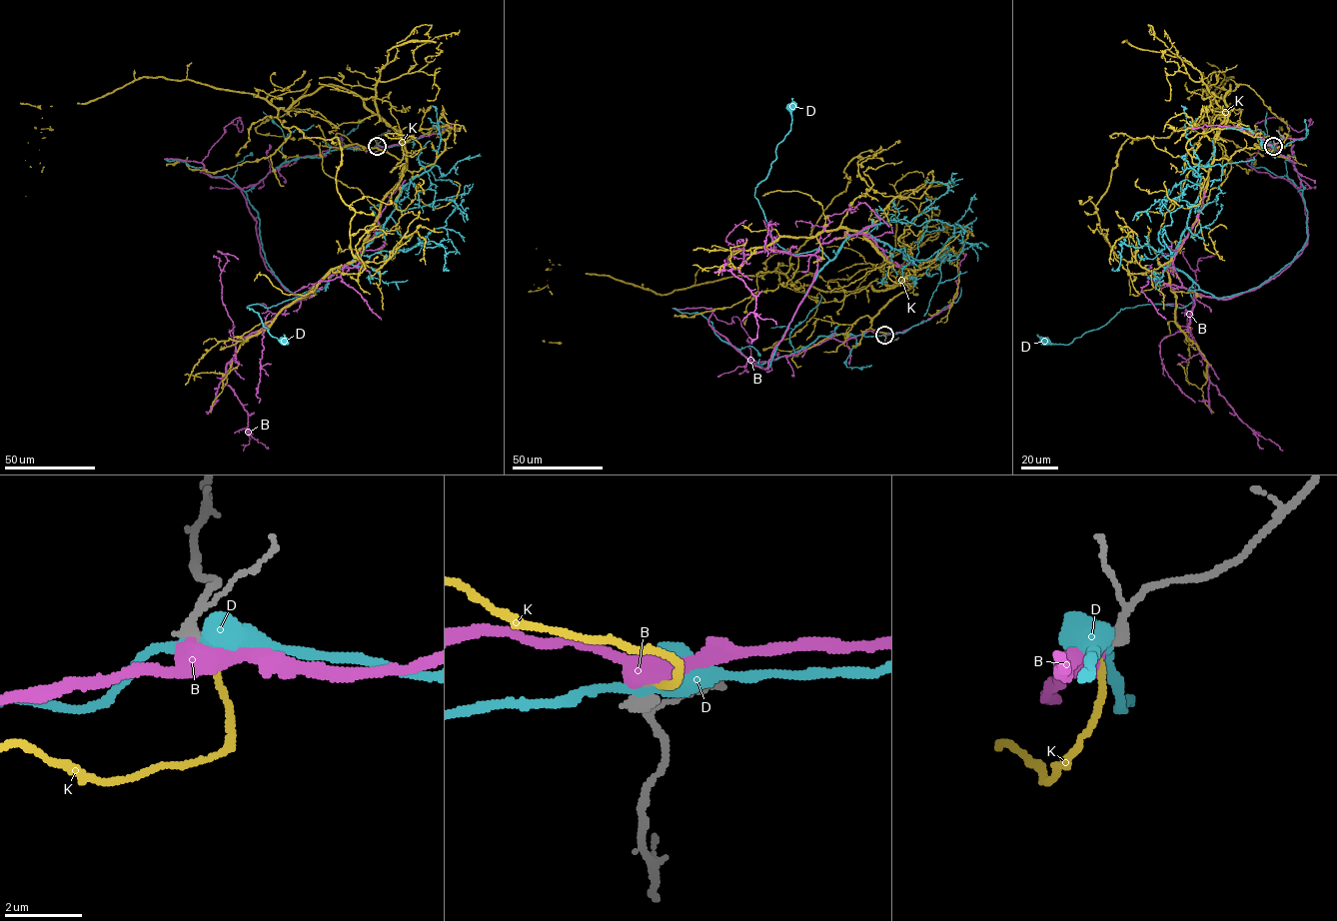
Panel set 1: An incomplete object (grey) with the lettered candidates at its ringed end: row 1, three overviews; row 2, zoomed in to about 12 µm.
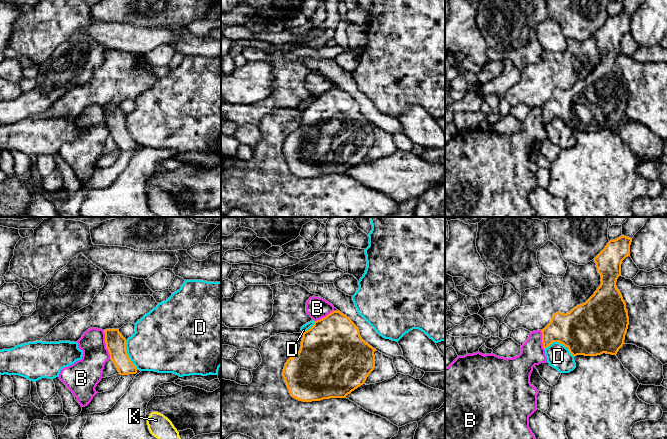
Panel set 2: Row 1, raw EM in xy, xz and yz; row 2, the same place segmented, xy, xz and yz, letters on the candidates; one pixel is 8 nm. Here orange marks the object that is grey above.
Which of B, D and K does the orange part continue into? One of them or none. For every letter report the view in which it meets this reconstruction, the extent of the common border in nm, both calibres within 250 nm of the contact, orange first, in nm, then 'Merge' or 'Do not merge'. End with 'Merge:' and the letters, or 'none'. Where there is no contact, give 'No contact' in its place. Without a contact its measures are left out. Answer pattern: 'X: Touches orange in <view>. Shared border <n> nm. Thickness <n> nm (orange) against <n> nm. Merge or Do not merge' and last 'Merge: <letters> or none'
B: Touches orange in xy. Shared border 240 nm. Thickness 160 nm (orange) against 220 nm. Do not merge
D: Touches orange in xy. Shared border 260 nm. Thickness 160 nm (orange) against 400 nm. Do not merge
K: No contact. Merge
Merge: K

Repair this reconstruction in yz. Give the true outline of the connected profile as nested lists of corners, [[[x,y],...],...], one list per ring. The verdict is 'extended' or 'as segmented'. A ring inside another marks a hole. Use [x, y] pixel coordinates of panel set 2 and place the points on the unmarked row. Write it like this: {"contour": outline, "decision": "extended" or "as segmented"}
{"contour": [[[624,11],[610,16],[605,24],[594,34],[597,47],[601,51],[601,60],[594,70],[583,80],[577,81],[569,89],[556,88],[550,99],[541,106],[543,124],[553,118],[559,118],[568,124],[575,133],[577,131],[597,132],[603,129],[616,131],[623,122],[629,101],[626,79],[616,58],[621,52],[622,37],[630,32],[632,14]]], "decision": "as segmented"}

